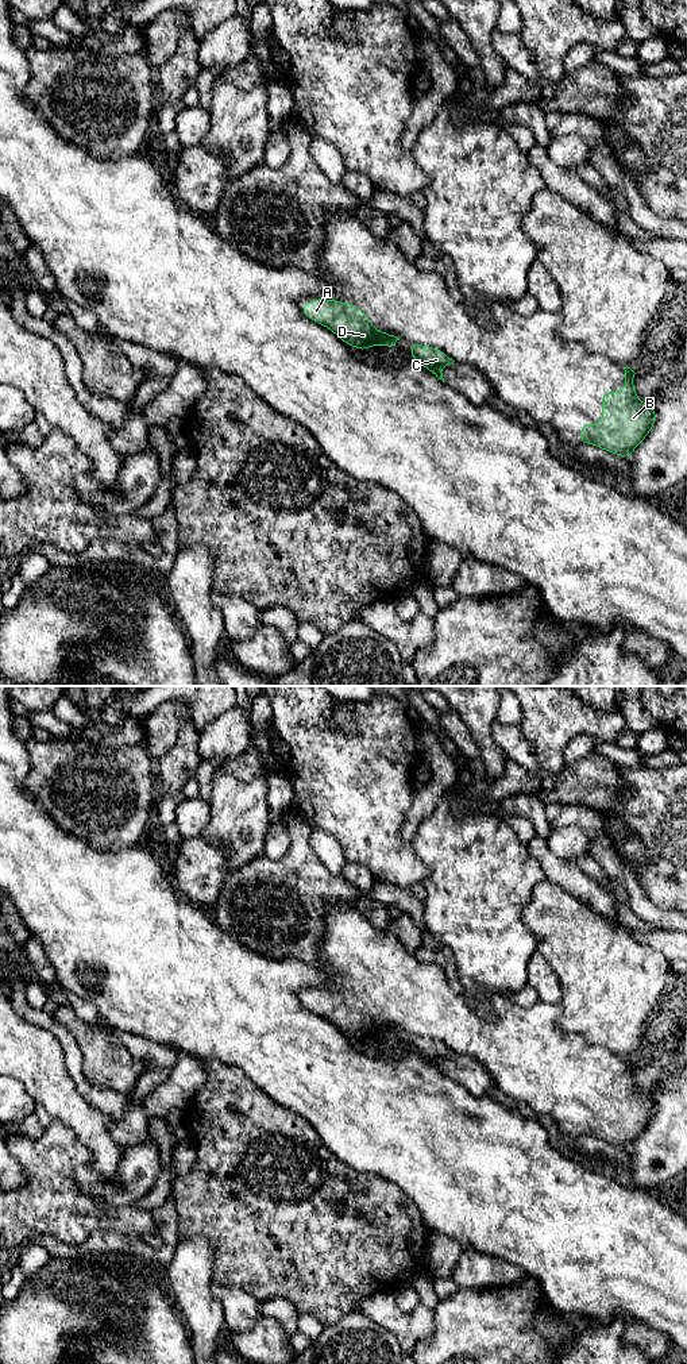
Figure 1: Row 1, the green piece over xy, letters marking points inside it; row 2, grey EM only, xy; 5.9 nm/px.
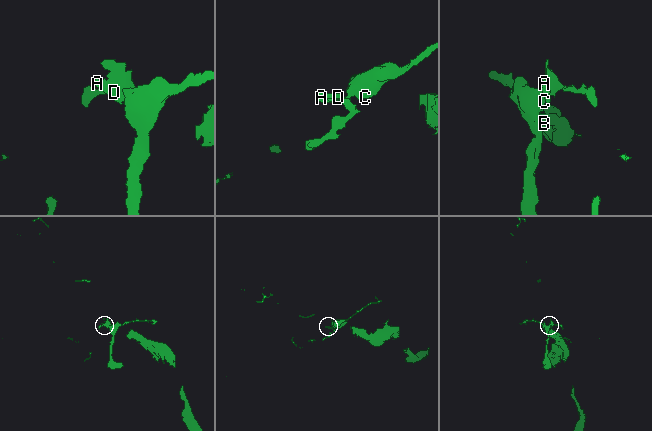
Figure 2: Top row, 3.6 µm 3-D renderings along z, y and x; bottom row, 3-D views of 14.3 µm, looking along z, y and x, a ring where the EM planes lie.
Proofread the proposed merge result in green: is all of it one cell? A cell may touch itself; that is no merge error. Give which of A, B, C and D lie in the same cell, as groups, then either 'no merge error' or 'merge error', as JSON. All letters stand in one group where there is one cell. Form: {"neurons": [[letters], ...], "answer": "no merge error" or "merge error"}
{"neurons": [["A", "B", "D"], ["C"]], "answer": "merge error"}

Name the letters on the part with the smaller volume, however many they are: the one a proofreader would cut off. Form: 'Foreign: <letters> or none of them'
Foreign: C

